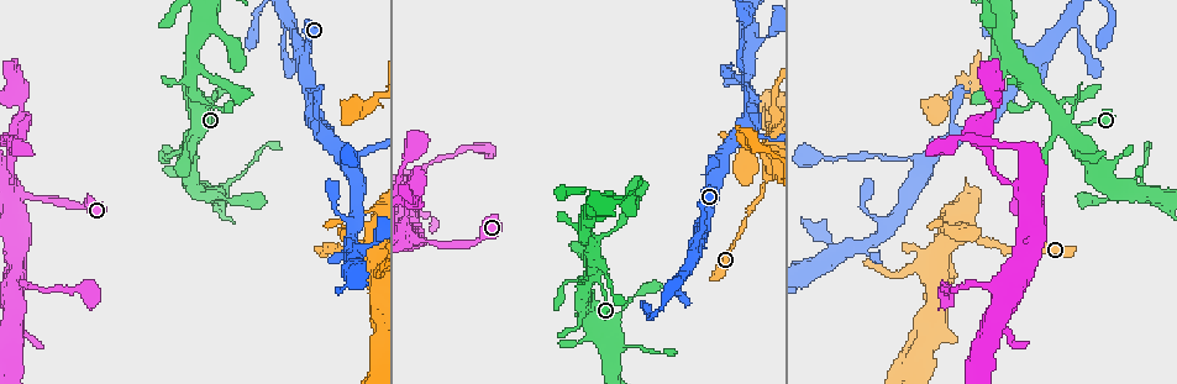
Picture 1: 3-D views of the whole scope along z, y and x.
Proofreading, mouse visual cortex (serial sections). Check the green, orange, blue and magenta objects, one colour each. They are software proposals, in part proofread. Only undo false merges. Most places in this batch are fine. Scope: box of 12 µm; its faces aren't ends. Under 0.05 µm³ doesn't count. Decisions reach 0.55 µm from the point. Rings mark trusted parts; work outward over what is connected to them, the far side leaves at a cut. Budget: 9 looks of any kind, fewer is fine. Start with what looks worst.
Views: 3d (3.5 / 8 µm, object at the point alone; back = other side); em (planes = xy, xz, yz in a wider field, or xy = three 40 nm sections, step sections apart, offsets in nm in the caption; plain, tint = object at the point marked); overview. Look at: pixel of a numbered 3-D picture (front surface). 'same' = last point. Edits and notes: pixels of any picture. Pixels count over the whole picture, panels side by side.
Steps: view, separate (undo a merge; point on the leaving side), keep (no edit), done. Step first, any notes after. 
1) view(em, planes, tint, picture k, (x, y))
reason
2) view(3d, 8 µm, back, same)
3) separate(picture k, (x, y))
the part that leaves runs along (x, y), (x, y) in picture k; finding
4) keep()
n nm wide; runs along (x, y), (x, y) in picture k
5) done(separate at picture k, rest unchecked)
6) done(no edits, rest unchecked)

view(3d, 8 µm, back, picture 1, (304, 52))
arms run side by side

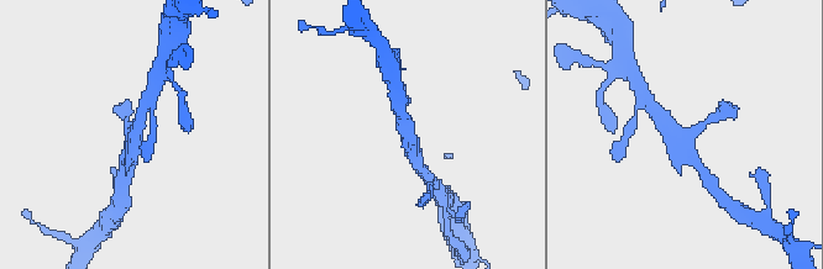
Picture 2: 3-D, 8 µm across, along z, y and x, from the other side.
view(em, xy, step 2, tint, picture 2, (687, 136))
4 arms; arms of 150, 200, 350, 450 nm

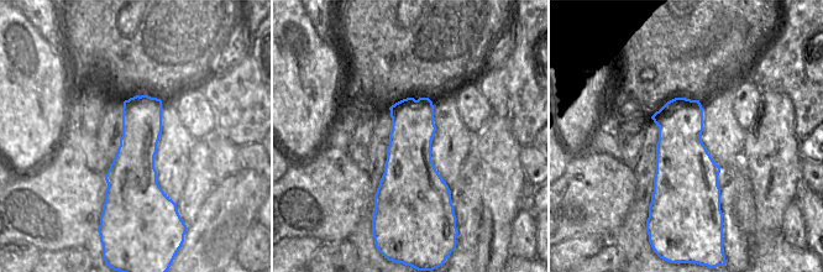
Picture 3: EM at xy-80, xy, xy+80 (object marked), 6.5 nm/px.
keep()
runs along (716, 117), (686, 141), (701, 168) in picture 2; all the same cell

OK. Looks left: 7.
view(3d, 3.5 µm, picture 1, (368, 149))
thick turns thin

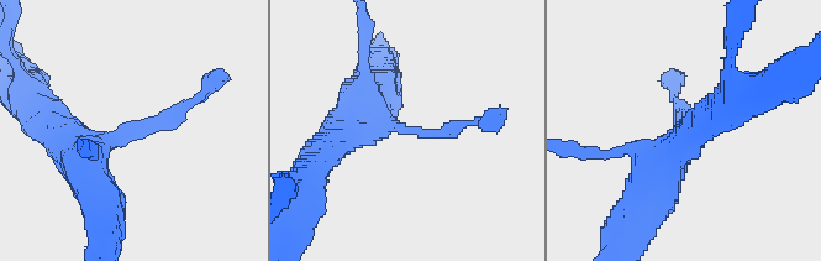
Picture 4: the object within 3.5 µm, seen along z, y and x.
view(em, xy, step 1, tint, picture 4, (408, 132))

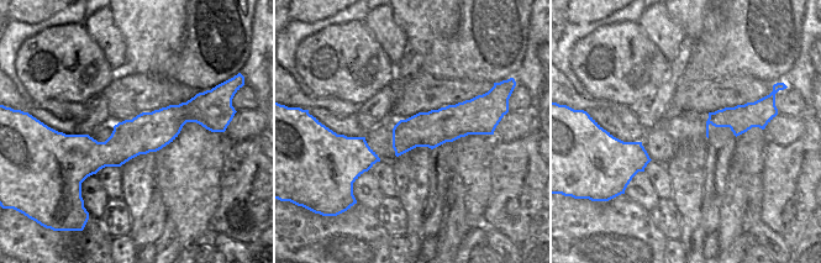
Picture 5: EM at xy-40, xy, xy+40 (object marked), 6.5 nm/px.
keep()
runs along (66, 139), (80, 154), (183, 100) in picture 4; one cell here

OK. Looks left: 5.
view(3d, 3.5 µm, picture 1, (20, 199))
thin neck

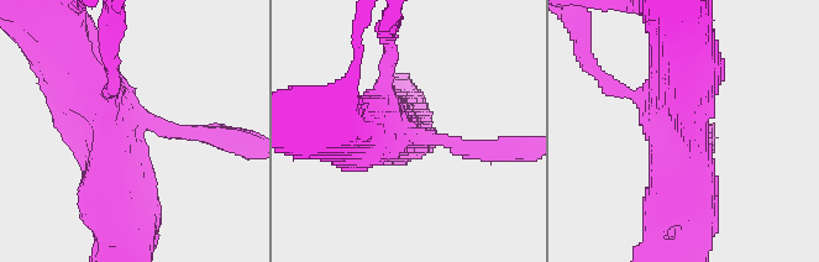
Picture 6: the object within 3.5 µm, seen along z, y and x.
view(em, xy, step 3, tint, picture 6, (404, 135))
now the EM

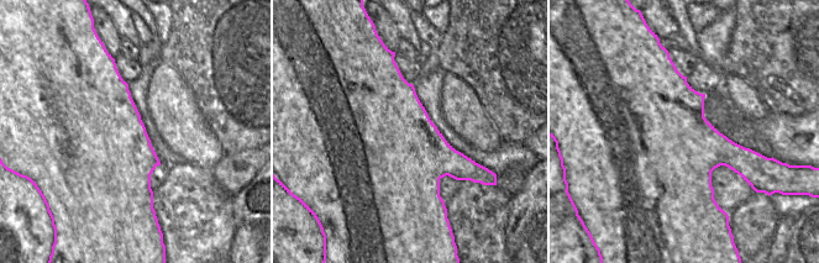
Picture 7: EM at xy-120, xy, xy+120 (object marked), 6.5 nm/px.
keep()
one cell here

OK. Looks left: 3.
view(3d, 3.5 µm, picture 1, (592, 277))
arms run side by side

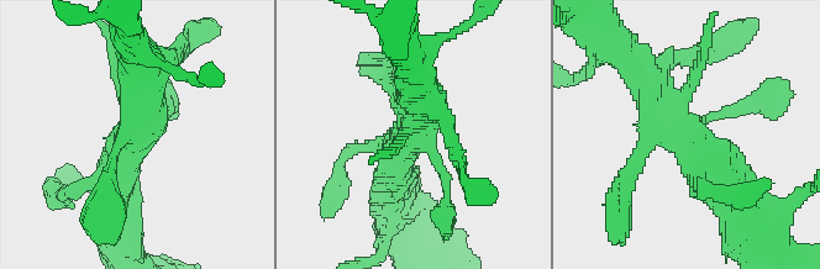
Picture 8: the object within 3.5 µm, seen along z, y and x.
view(em, xy, step 3, tint, picture 8, (692, 127))

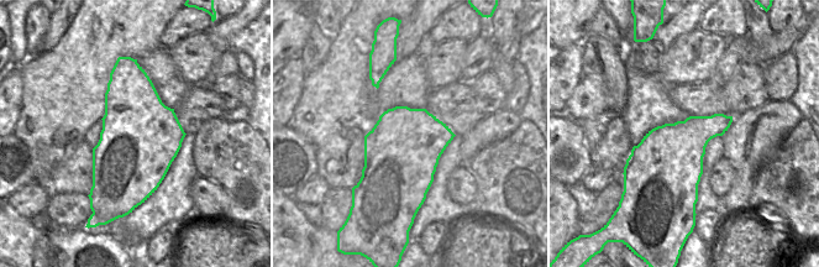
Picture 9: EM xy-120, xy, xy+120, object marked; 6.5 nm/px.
view(em, planes, tint, same)

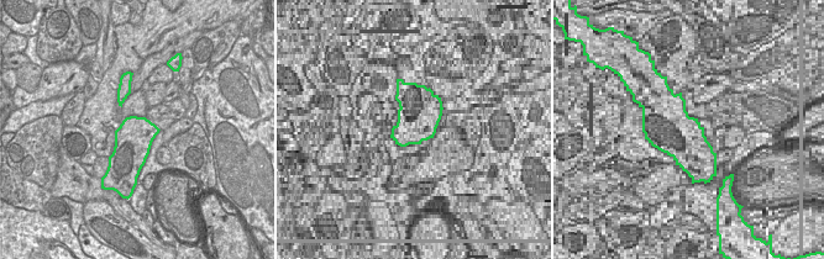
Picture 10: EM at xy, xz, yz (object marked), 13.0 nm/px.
keep()
480 nm wide; runs along (446, 204), (415, 88) in picture 8; one cell here

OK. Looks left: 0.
done(no edits, rest unchecked)

